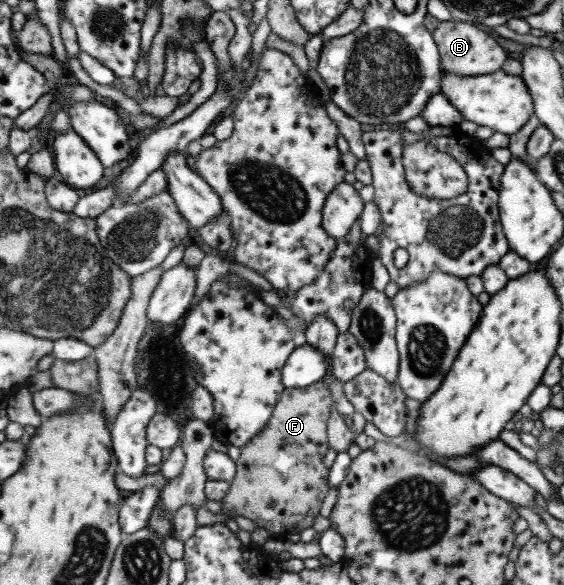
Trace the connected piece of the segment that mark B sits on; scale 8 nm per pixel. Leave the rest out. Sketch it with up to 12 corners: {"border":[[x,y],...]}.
{"border":[[453,19],[432,37],[440,68],[495,72],[506,52],[484,30]]}

